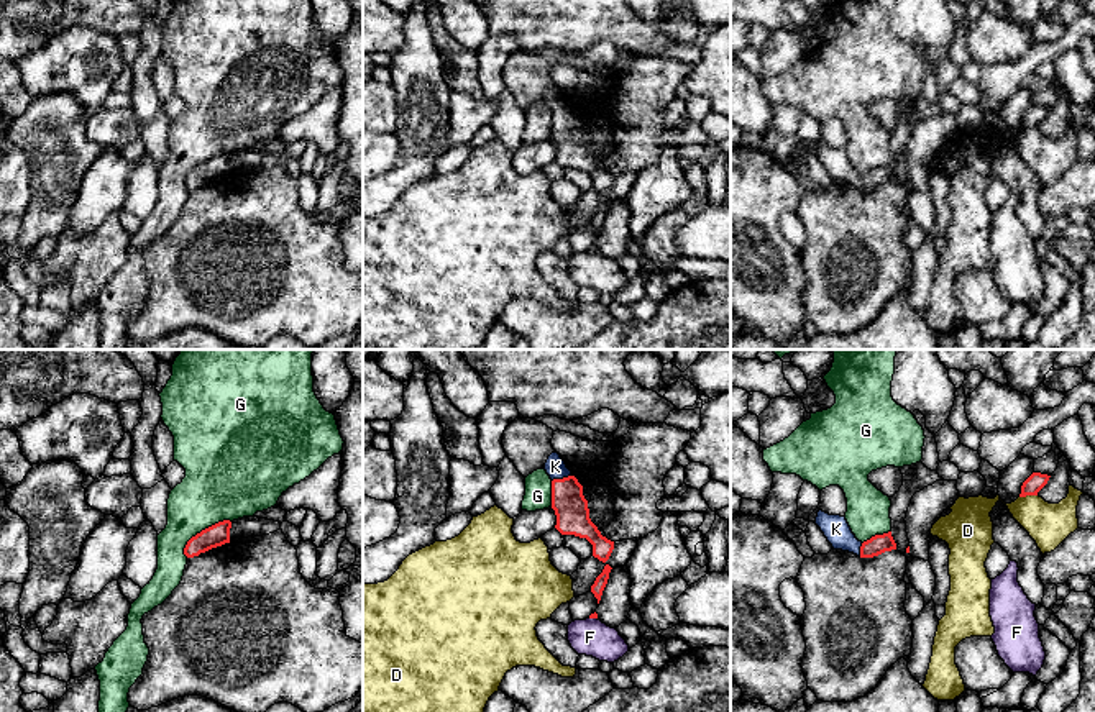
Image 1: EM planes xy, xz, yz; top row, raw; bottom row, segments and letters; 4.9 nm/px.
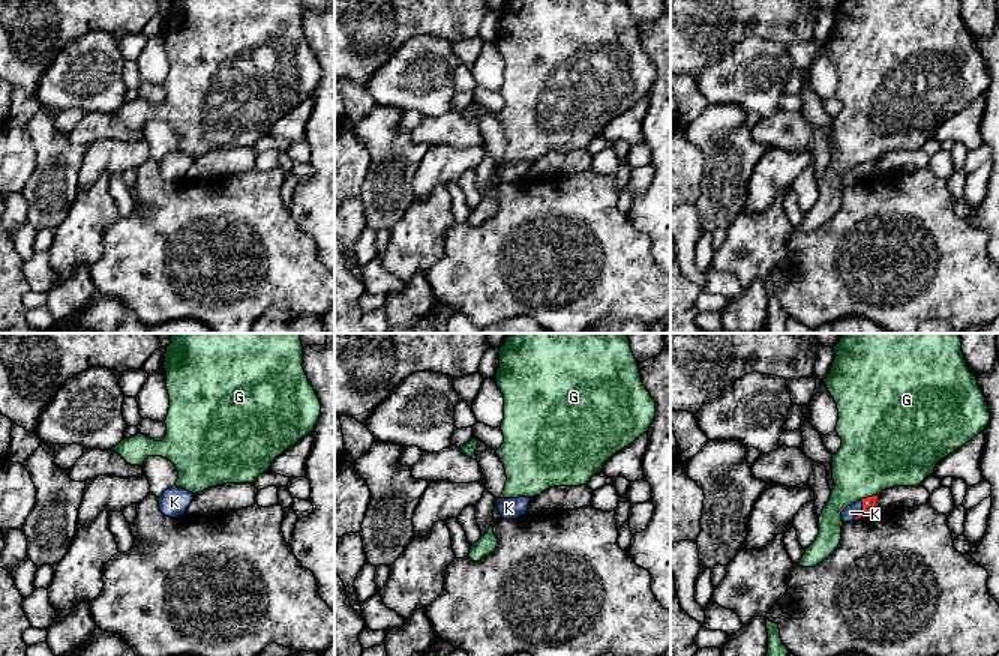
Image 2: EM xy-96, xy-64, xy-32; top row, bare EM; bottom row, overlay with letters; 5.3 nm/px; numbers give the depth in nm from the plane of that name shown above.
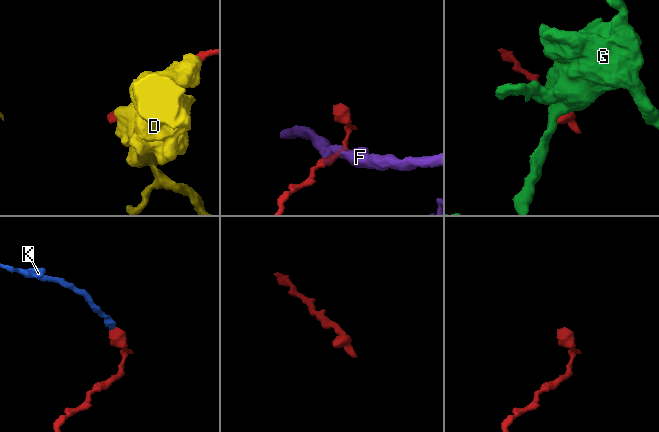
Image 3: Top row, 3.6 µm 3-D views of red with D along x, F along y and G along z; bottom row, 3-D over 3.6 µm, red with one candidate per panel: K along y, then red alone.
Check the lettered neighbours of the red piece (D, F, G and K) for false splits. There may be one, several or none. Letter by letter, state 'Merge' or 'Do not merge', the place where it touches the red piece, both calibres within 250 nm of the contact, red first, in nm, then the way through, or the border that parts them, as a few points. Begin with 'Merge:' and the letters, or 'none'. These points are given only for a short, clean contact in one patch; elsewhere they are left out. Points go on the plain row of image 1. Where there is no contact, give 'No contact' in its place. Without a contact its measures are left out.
Merge: K
D: Do not merge. Touches red at yz (1028, 127). Thickness 90 nm (red) against 200 nm
F: Do not merge. Touches red at xz (593, 250). Thickness 30 nm (red) against 180 nm. Boundary: xz (590, 250), (596, 251)
G: Do not merge. Touches red at xy (202, 163). Thickness 110 nm (red) against 360 nm. Boundary: xy (230, 153), (220, 153), (197, 164), (187, 174), (183, 186)
K: Merge. Touches red at xz (560, 112). Thickness 160 nm (red) against 100 nm. Path across: xz (568, 135), (560, 112), (555, 99)

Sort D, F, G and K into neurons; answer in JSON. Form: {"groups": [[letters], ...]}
{"groups": [["D"], ["F"], ["G"], ["K"]]}

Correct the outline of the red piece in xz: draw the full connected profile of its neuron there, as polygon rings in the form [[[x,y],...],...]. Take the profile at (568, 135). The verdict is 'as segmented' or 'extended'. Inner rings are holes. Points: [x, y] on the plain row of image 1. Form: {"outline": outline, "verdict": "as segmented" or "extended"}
{"outline": [[[558,85],[548,89],[543,102],[552,112],[552,141],[557,148],[555,161],[561,167],[586,171],[593,177],[593,189],[606,195],[614,182],[614,174],[602,169],[591,154],[583,118]]], "verdict": "extended"}

